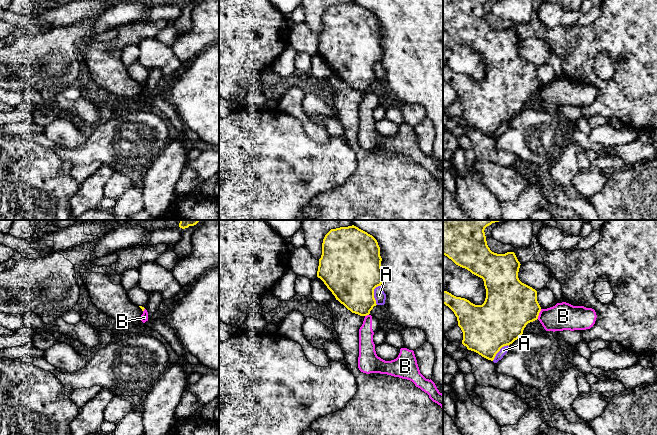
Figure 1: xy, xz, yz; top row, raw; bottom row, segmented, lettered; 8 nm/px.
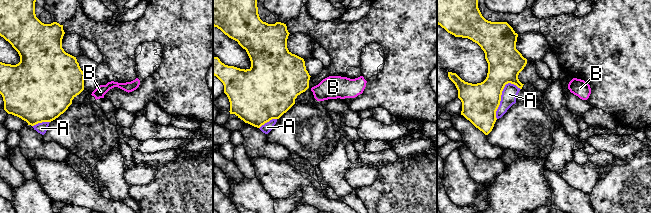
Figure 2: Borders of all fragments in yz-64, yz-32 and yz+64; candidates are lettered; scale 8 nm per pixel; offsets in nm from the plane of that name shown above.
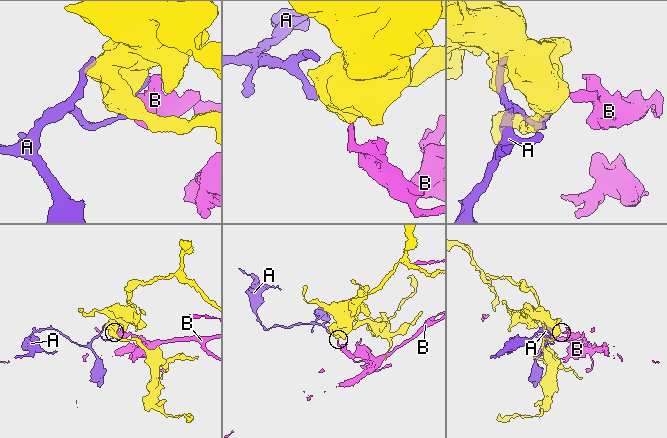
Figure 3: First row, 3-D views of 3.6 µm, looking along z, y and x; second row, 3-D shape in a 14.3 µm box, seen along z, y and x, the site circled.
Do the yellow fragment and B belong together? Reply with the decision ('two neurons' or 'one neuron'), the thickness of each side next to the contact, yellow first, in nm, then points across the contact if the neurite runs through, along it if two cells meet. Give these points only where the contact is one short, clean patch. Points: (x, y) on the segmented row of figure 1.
two neurons; calibres 400 and 220 nm; border yz (541, 309), (537, 318)

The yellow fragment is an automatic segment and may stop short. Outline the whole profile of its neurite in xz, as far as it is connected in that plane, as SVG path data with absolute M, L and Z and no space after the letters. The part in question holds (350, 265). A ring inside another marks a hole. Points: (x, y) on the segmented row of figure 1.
M354 225L331 229L323 239L317 277L348 310L367 316L377 305L374 289L384 280L381 261L380 247L372 235Z

